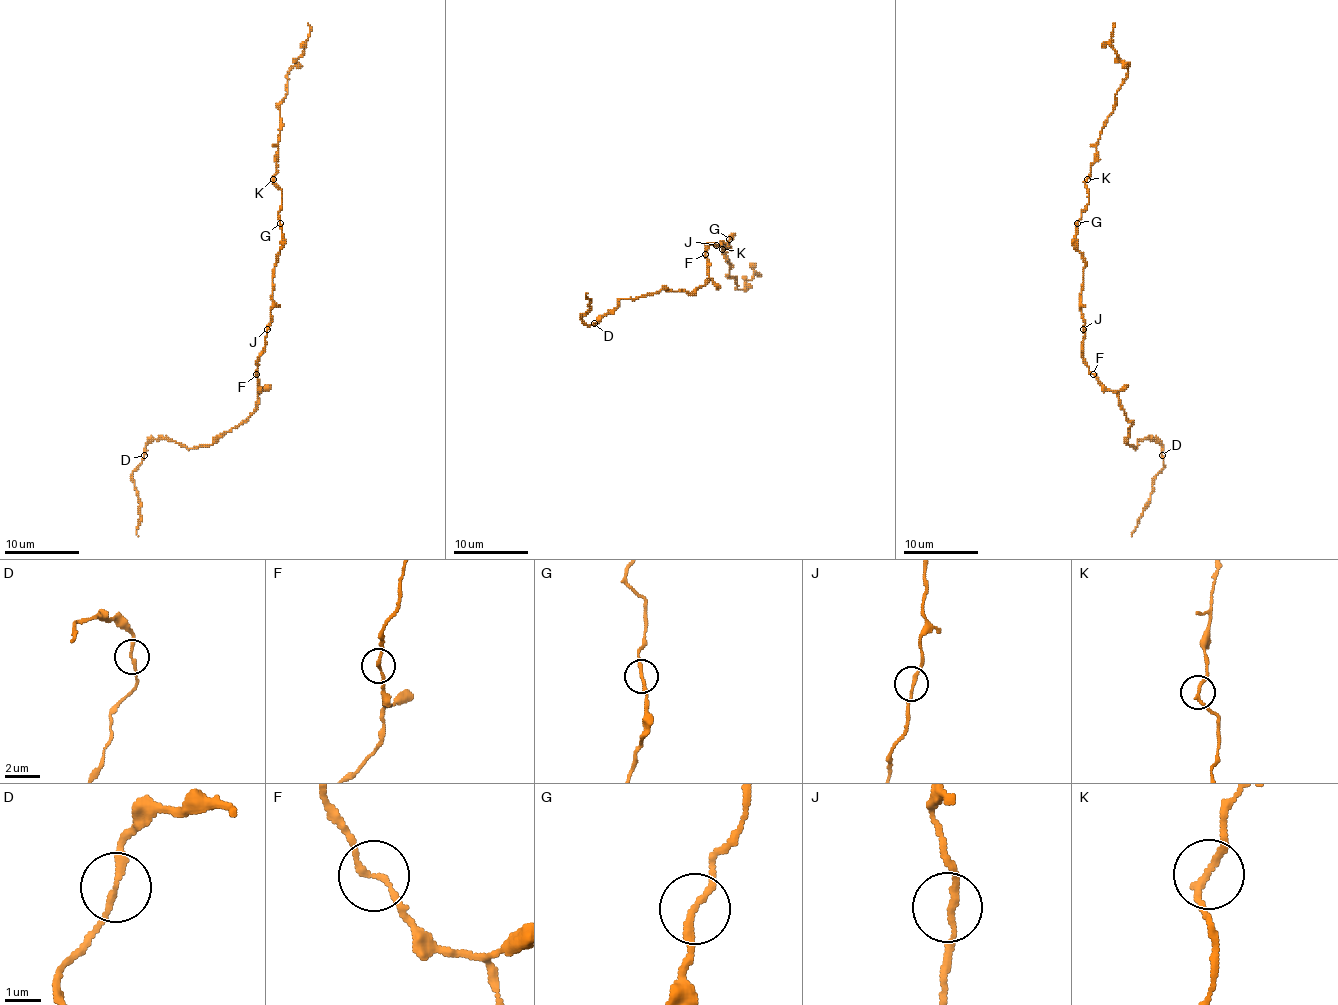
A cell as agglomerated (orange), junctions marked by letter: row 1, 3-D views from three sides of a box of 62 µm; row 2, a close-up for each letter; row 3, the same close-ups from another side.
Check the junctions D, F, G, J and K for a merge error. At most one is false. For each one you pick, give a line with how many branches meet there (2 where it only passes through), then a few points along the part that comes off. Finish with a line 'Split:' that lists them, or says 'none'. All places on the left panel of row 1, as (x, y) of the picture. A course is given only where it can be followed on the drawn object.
Split: none

